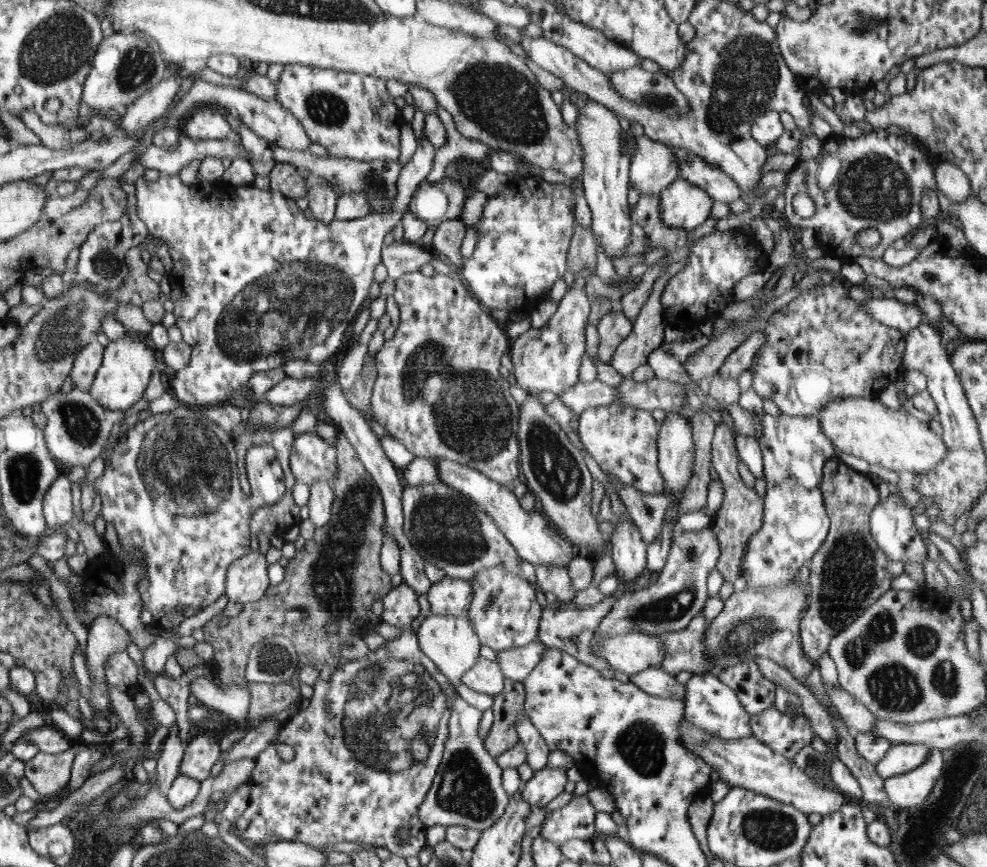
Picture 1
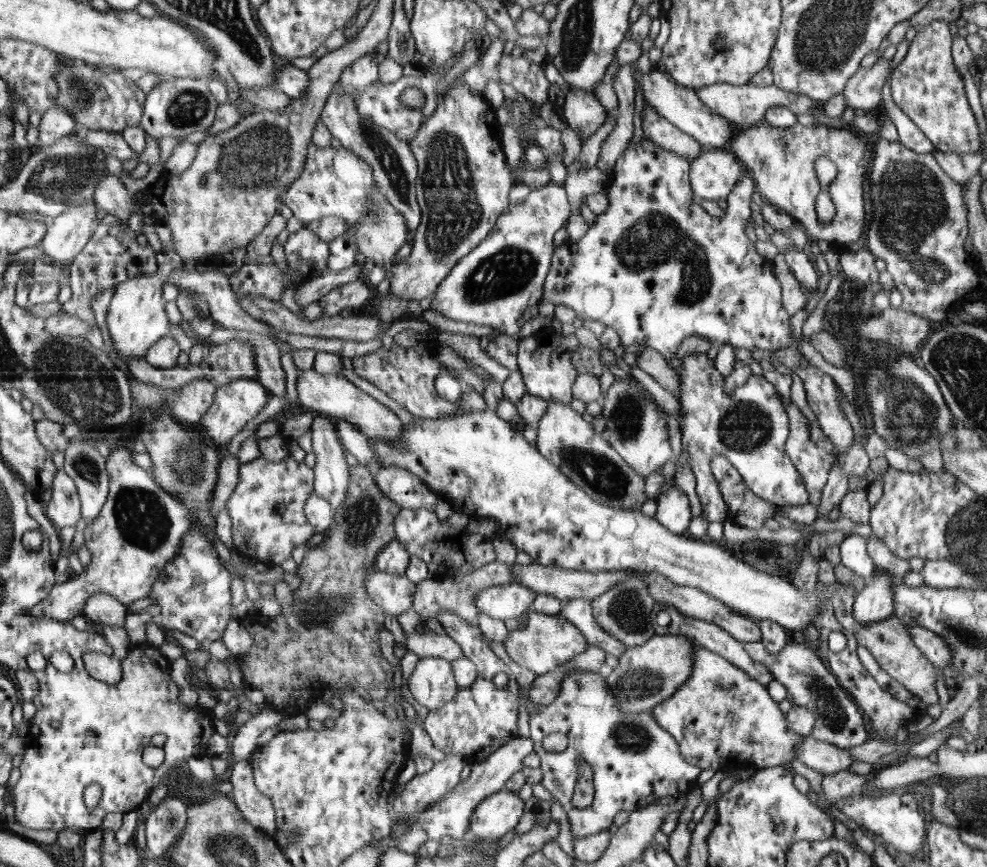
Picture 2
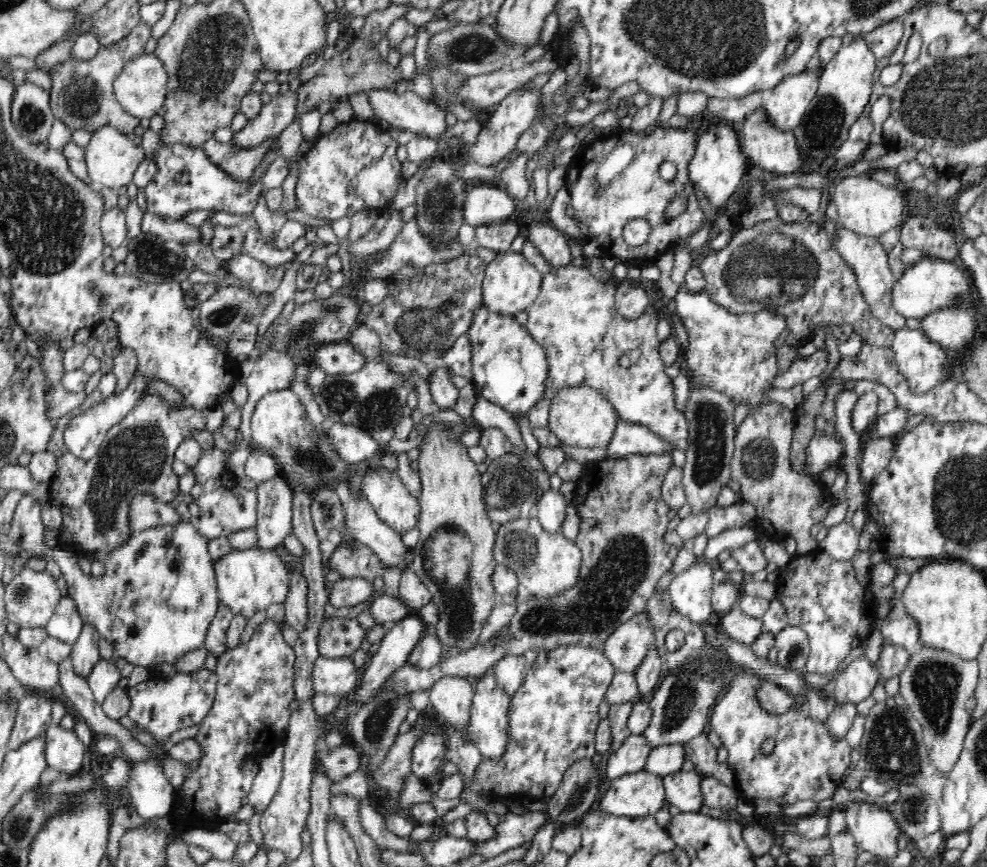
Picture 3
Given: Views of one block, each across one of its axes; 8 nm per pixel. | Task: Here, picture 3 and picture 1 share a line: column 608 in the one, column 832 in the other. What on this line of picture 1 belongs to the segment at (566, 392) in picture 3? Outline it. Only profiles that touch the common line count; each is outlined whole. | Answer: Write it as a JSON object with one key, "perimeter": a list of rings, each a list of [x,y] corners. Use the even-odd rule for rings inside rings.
{"perimeter":[[[848,396],[829,402],[818,414],[826,436],[834,443],[837,452],[852,454],[899,474],[896,487],[900,490],[915,490],[915,478],[928,471],[947,456],[943,435],[936,434],[928,424],[909,415],[902,408],[888,408],[878,397],[856,398]]]}

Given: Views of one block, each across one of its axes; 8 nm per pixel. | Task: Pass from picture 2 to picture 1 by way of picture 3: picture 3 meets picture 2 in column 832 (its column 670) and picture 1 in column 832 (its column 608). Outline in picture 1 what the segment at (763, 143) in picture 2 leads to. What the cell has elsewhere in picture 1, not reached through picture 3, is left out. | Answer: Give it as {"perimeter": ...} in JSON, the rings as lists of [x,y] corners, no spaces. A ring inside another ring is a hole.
{"perimeter":[[[877,129],[864,133],[858,138],[838,138],[836,140],[836,154],[842,156],[841,169],[833,184],[828,190],[821,190],[818,186],[817,173],[819,163],[822,161],[822,153],[816,158],[799,159],[790,171],[789,182],[785,185],[784,196],[786,206],[784,206],[784,218],[790,229],[792,224],[798,227],[814,228],[817,231],[817,246],[826,255],[838,260],[853,261],[856,257],[869,257],[870,259],[882,259],[887,248],[898,239],[907,239],[910,232],[922,228],[925,223],[922,217],[921,198],[924,192],[934,192],[937,188],[935,172],[927,163],[926,153],[919,146],[908,144],[900,135],[888,133],[886,129]],[[805,192],[816,206],[816,213],[808,219],[802,219],[796,214],[788,214],[788,200],[793,196]],[[872,228],[880,236],[880,242],[874,249],[862,249],[856,236],[858,232],[864,232]]]}

